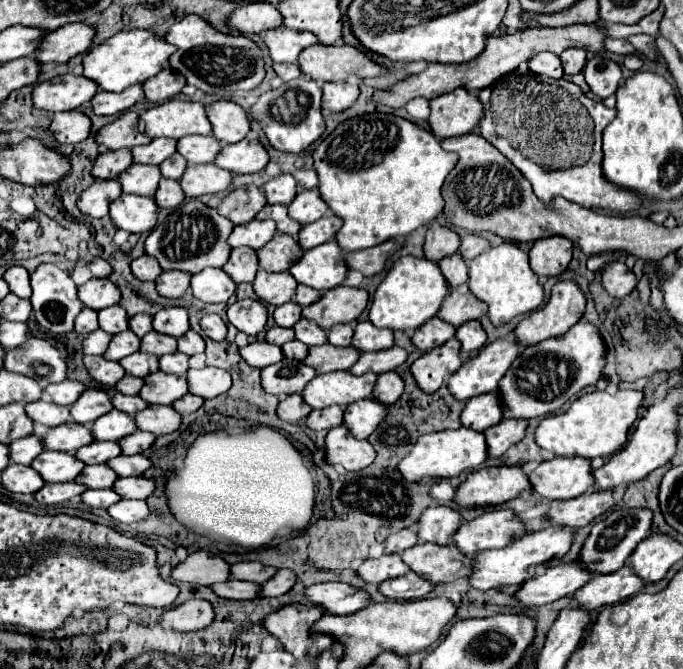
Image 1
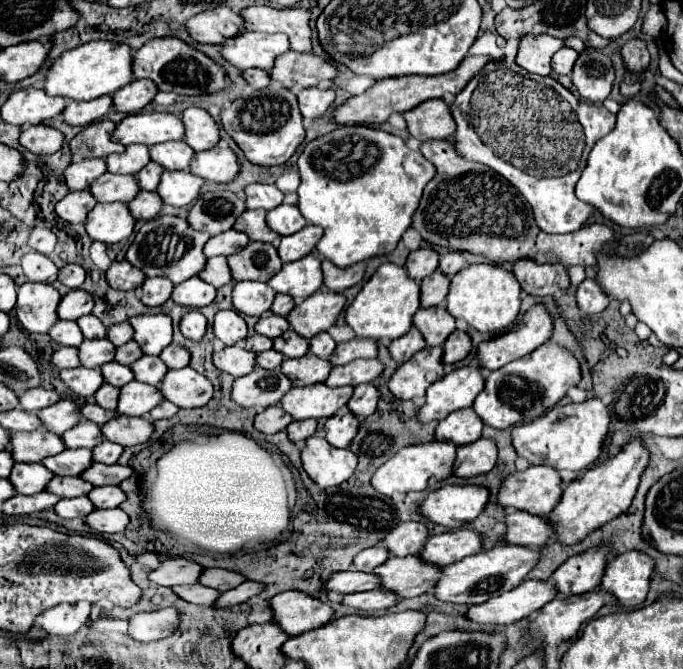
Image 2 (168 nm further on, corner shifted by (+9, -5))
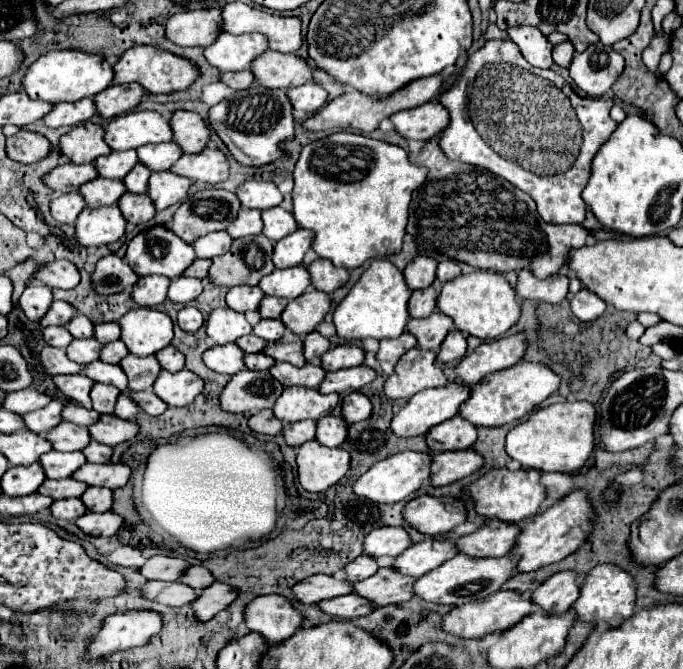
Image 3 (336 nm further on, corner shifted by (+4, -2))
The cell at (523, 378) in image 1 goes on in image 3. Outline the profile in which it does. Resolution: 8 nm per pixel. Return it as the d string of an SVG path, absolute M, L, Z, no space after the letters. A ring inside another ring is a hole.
M520 360L514 366L488 374L482 382L474 384L470 388L468 400L462 402L458 414L476 428L504 426L528 416L540 402L544 402L552 392L556 392L558 386L560 386L560 378L550 368L546 368L544 364L532 364Z

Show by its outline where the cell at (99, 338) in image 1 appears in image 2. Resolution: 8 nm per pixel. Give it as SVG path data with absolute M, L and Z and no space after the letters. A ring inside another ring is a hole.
M61 347L59 351L53 353L53 359L51 359L59 369L65 369L65 367L79 367L79 353L77 353L77 347Z

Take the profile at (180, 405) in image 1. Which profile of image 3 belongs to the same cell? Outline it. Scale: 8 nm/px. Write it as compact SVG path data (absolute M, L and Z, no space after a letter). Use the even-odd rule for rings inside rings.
M144 390L144 392L128 392L128 396L132 396L132 400L138 404L138 408L150 416L160 416L168 406L152 392L152 390Z

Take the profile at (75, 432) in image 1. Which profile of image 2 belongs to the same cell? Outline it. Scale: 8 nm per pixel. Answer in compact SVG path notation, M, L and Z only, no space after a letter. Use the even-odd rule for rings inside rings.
M31 431L31 433L13 433L11 435L11 453L15 461L37 463L49 455L61 453L63 439L51 435L51 431Z

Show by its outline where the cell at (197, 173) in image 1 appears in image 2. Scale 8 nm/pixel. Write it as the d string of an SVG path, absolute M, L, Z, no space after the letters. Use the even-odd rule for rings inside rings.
M165 171L161 175L157 193L161 195L165 205L183 207L193 203L199 197L203 185L205 185L205 179L199 179L189 171Z

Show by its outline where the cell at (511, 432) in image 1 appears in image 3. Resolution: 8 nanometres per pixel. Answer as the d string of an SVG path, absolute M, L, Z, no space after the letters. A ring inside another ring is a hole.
M460 450L460 452L440 452L434 454L430 464L430 484L432 486L446 486L454 480L466 478L482 468L482 456L474 450Z

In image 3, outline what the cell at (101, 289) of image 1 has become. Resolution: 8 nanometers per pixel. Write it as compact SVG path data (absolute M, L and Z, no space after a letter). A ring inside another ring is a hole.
M56 300L56 302L50 306L50 310L44 314L44 320L40 320L38 324L40 324L42 328L46 328L46 326L66 326L74 314L76 314L76 310L74 310L68 302Z

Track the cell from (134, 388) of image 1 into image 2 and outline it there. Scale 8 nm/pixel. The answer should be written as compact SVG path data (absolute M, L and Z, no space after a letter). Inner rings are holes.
M103 383L103 387L99 387L99 391L95 393L95 401L105 407L105 409L117 409L117 401L119 401L119 391L117 387L111 387L109 383Z

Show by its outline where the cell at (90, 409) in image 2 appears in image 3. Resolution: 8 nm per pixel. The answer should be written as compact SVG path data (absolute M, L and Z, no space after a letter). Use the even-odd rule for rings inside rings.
M66 404L64 410L62 410L62 420L64 420L64 422L78 424L78 426L94 424L98 418L100 418L98 412L94 412L94 410L86 410L86 408L82 408L82 406L74 406L74 404Z

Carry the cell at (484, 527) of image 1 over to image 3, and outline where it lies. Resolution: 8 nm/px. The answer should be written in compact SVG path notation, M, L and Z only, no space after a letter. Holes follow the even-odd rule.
M430 538L430 540L408 546L400 556L394 558L392 568L400 570L400 574L418 578L418 576L438 568L440 564L444 564L446 560L450 560L456 554L458 554L458 550L450 540Z

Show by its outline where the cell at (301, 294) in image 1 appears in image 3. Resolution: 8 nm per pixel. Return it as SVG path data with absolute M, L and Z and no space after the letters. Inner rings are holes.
M266 296L266 298L260 302L258 312L260 312L262 318L278 318L278 316L282 314L284 306L286 306L286 300L274 298L274 296Z

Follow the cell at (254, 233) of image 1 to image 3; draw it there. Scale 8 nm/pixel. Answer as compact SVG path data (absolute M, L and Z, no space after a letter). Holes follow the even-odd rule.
M210 232L200 240L196 240L192 246L198 258L214 258L228 252L230 244L232 244L232 238L226 232Z

